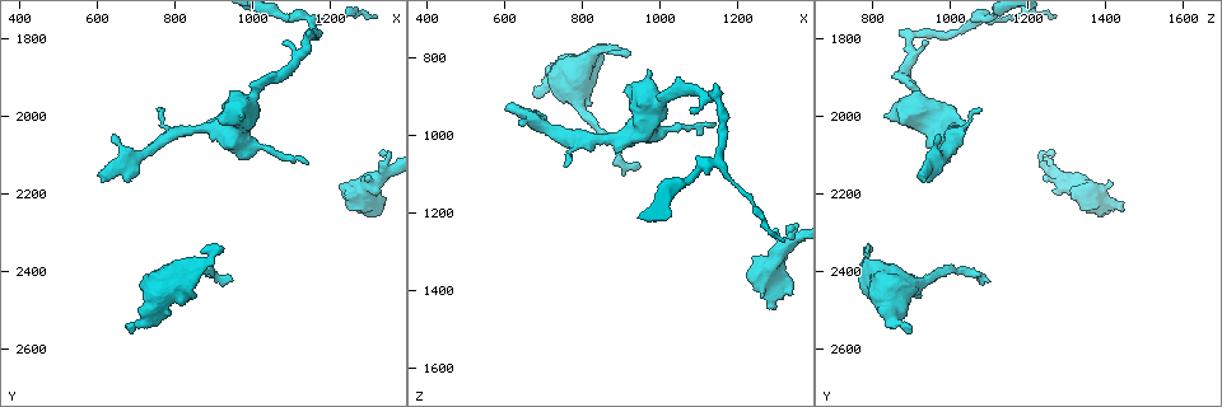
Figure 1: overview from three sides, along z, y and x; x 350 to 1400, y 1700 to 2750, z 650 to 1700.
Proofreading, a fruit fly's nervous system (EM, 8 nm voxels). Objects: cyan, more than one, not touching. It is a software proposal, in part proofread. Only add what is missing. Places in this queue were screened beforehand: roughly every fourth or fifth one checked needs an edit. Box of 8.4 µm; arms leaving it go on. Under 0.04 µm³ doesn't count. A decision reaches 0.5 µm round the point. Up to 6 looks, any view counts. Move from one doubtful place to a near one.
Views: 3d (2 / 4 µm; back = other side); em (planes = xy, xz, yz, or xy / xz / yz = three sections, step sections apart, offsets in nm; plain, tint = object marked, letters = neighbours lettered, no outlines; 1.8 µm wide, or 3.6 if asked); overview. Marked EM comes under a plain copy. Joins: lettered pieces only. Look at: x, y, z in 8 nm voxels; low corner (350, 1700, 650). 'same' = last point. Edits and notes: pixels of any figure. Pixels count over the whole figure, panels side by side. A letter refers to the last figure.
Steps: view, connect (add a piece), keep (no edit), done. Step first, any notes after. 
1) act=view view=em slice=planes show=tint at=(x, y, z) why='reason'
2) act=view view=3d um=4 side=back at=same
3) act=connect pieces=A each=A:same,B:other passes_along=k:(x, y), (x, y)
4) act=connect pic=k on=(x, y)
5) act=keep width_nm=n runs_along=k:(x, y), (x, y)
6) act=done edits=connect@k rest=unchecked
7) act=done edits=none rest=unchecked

act=view view=3d um=4 at=(1075, 1815, 940) why='branch stops here'

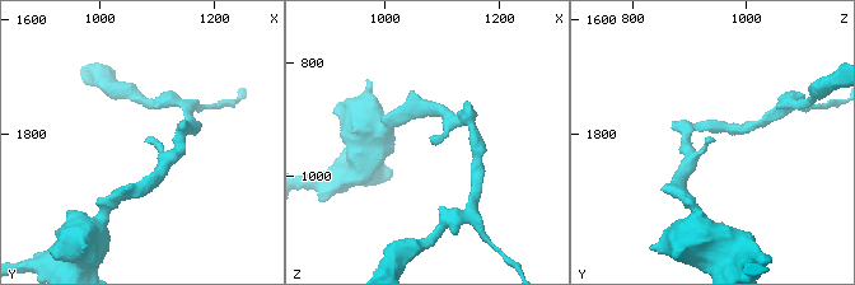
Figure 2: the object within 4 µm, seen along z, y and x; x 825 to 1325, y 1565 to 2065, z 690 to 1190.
act=view view=em slice=planes show=letters at=(1080, 1810, 935) why='now the EM'

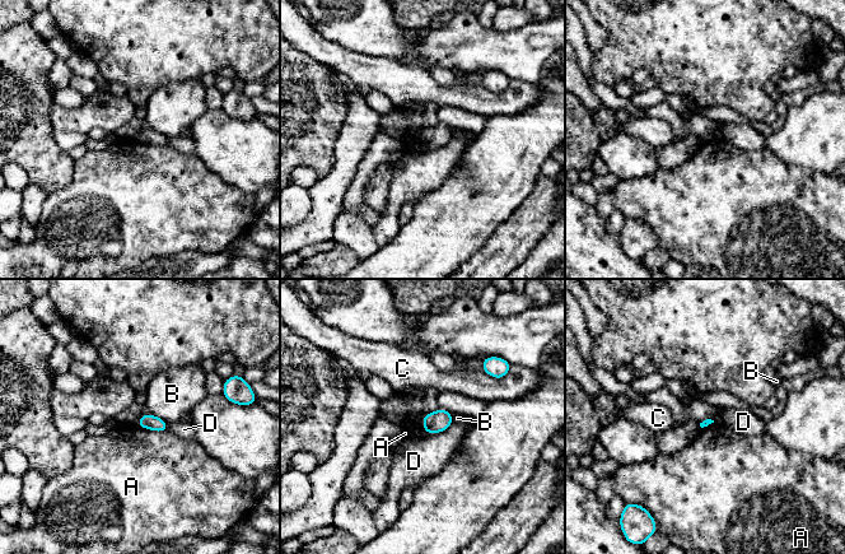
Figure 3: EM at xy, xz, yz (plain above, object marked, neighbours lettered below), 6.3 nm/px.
act=keep each=A:other,B:other,C:other,D:other border=3:(136, 423), (154, 431), (168, 431) found='none of them fits'

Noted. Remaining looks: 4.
act=view view=3d um=4 at=(600, 2150, 940) why='branch stops here'

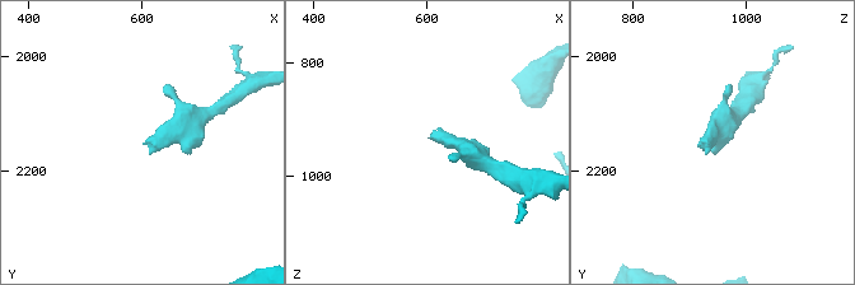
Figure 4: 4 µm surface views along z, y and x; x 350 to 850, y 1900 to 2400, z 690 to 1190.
act=view view=em slice=xz step=16 show=tint at=(605, 2150, 940)

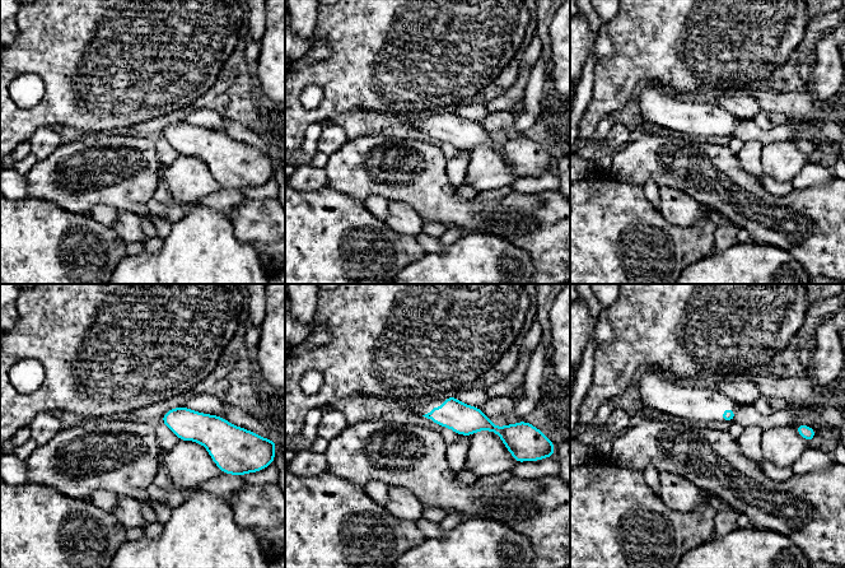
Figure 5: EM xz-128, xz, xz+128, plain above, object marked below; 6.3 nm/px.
act=view view=em slice=planes show=letters at=same

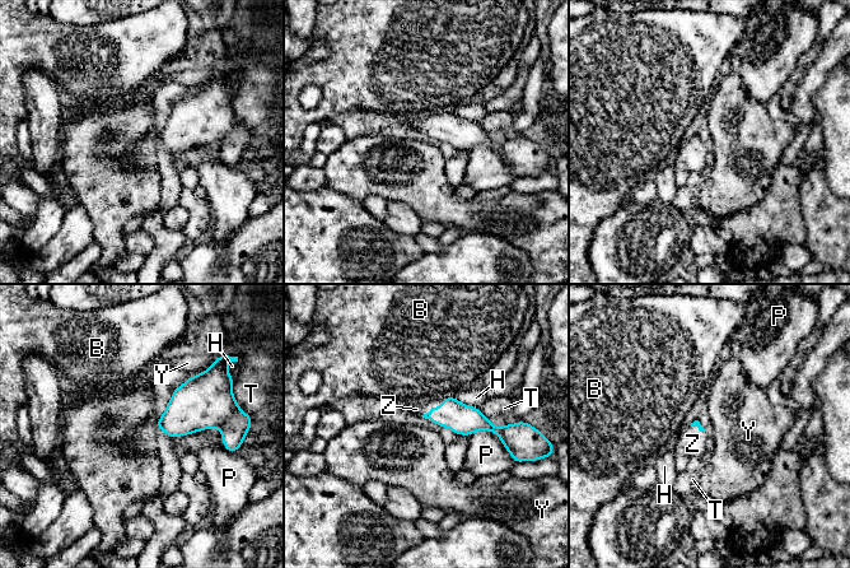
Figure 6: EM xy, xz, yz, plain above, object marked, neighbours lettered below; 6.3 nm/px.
act=connect pieces=Z each=B:other,H:other,P:other,T:other,Y:other,Z:same passes_along=6:(463, 419), (434, 408), (416, 409) found='the neuron continues'

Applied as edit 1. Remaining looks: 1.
act=view view=em um=3.6 slice=planes show=letters at=(1345, 2085, 1265) why='branch stops here'

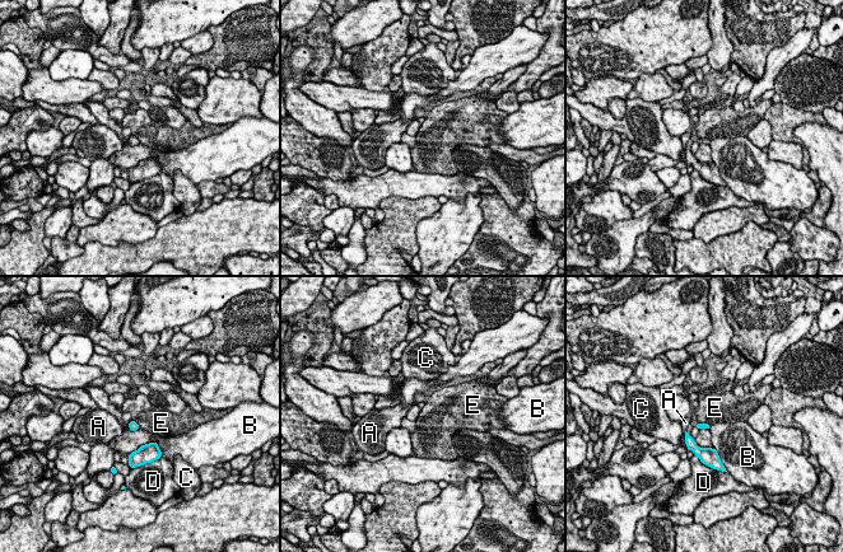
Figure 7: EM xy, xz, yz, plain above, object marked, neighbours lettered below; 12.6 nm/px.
act=keep longest_contact=B:240nm each=A:other,B:other,C:other,D:other,E:other border=7:(699, 422), (711, 425) found='no lettered piece goes on from it'

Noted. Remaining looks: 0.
act=done edits=connect@6 rest=unchecked

